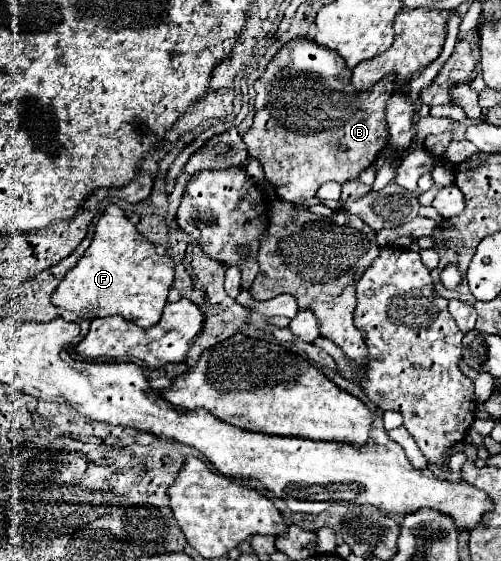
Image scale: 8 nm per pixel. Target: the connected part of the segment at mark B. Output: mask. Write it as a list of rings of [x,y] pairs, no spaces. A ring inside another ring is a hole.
[[[295,37],[291,39],[289,43],[285,43],[277,53],[275,57],[267,63],[265,71],[261,73],[261,77],[255,81],[255,119],[253,119],[253,125],[251,129],[243,135],[243,141],[247,145],[247,151],[251,157],[259,159],[259,163],[263,165],[263,171],[265,171],[265,177],[269,183],[273,183],[277,187],[277,195],[285,201],[291,201],[295,205],[301,207],[301,199],[309,199],[309,197],[315,197],[317,189],[327,183],[327,181],[337,181],[337,183],[345,183],[345,181],[351,181],[355,179],[363,169],[367,169],[369,165],[373,165],[373,161],[377,159],[379,151],[387,145],[389,141],[389,129],[387,129],[387,123],[385,123],[385,105],[387,105],[387,99],[391,97],[393,89],[395,89],[395,73],[389,73],[387,77],[383,77],[381,81],[377,81],[373,85],[373,89],[367,89],[367,91],[357,91],[353,89],[351,85],[351,69],[347,69],[345,65],[345,59],[339,57],[335,51],[331,49],[323,49],[321,45],[317,45],[313,39],[307,39],[307,37]]]

